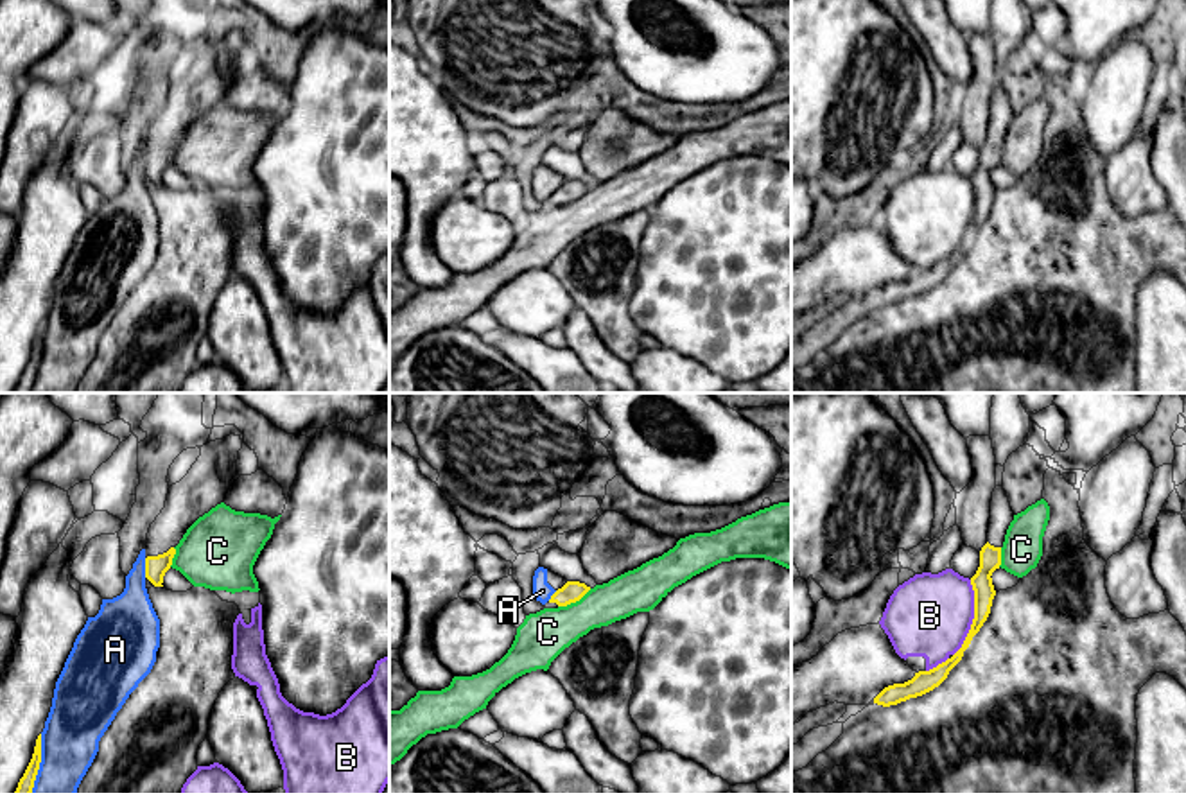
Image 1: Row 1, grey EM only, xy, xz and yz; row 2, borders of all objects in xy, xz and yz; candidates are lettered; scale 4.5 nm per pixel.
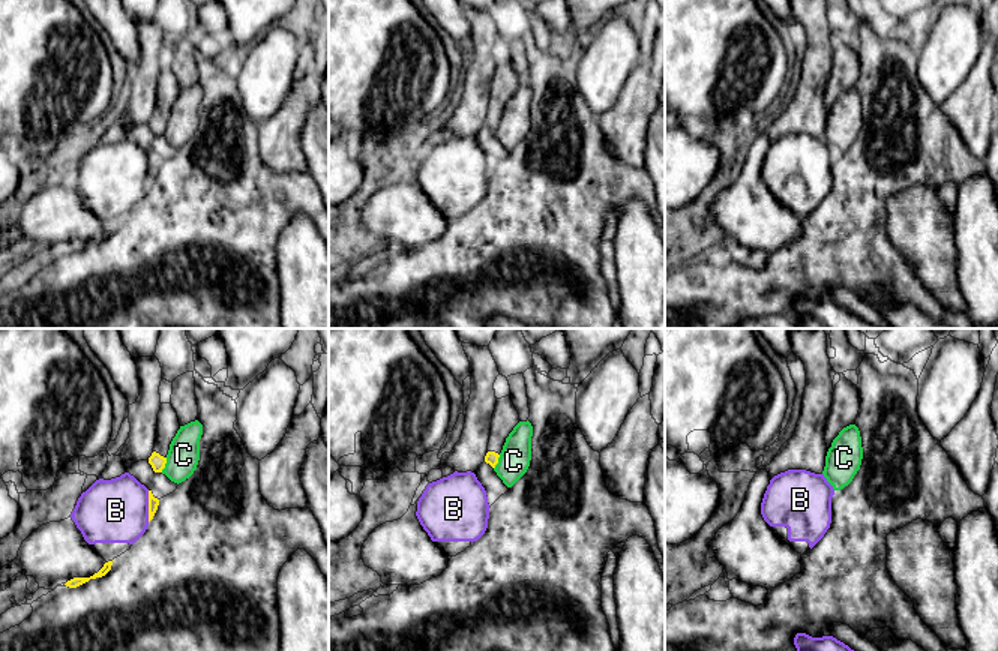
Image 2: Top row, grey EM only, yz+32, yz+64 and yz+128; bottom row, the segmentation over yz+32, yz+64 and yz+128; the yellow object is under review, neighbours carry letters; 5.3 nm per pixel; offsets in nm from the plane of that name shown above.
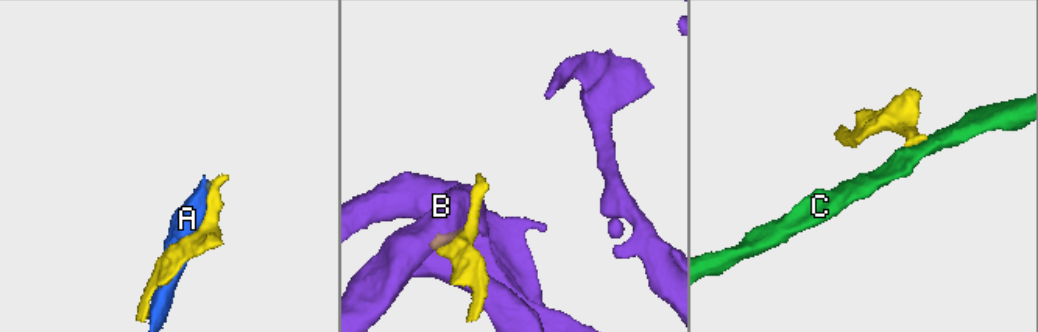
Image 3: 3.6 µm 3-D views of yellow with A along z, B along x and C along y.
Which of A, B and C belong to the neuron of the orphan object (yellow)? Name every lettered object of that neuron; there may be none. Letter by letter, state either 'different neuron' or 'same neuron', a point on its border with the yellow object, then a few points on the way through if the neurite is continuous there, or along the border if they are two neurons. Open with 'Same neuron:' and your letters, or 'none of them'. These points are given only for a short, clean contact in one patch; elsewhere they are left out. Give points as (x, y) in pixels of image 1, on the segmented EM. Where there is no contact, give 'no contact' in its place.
Same neuron: C
A: different neuron; contact xy (40, 761)
B: different neuron; contact yz (975, 618)
C: same neuron; contact xz (575, 601); way xz (573, 591), (575, 601), (542, 636)

